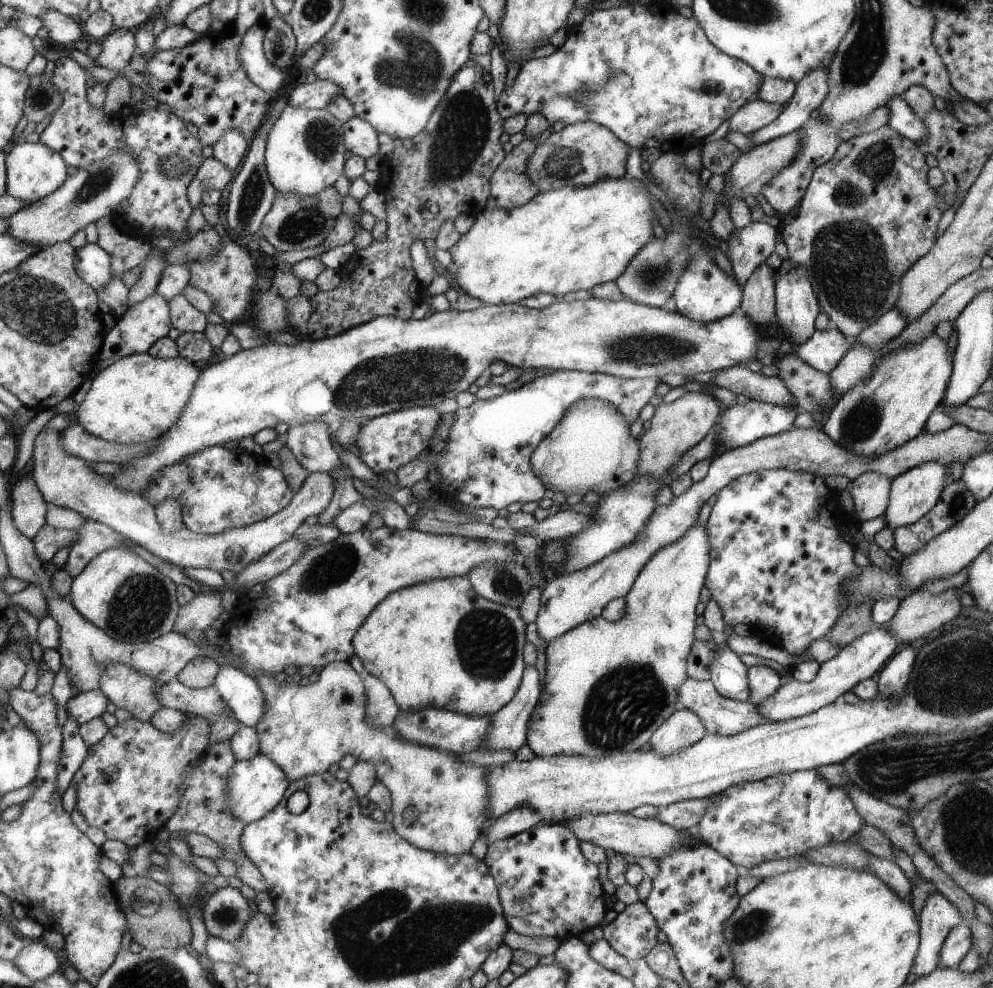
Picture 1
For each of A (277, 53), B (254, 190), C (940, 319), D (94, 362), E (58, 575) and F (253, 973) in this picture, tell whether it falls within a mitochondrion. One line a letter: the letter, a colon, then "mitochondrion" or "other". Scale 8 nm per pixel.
A: other
B: mitochondrion
C: other
D: other
E: other
F: other

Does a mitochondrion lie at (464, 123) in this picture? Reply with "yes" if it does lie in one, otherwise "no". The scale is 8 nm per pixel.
yes

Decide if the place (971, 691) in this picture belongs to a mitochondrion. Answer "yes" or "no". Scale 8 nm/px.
yes

